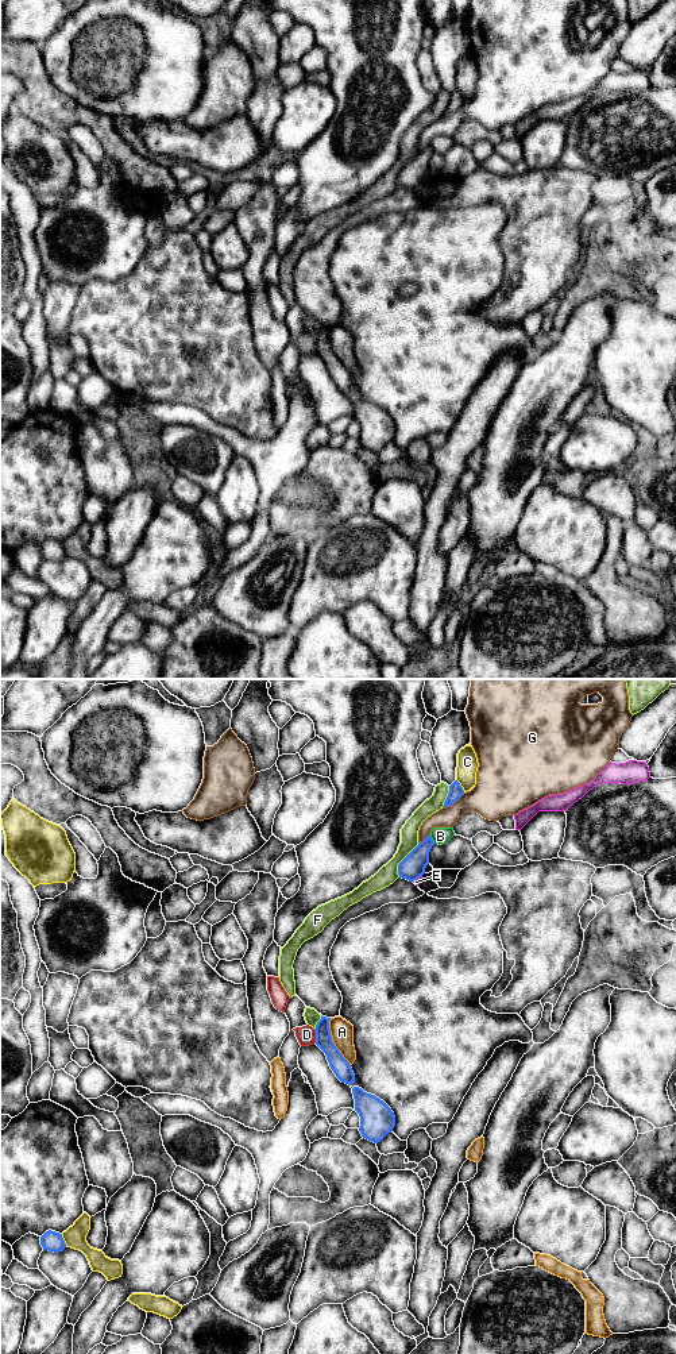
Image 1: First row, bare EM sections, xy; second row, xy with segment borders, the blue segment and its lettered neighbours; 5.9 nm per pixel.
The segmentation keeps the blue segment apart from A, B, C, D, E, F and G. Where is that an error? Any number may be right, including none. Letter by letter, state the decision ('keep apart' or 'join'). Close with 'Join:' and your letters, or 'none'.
A: keep apart
B: keep apart
C: keep apart
D: keep apart
E: keep apart
F: keep apart
G: keep apart
Join: none

